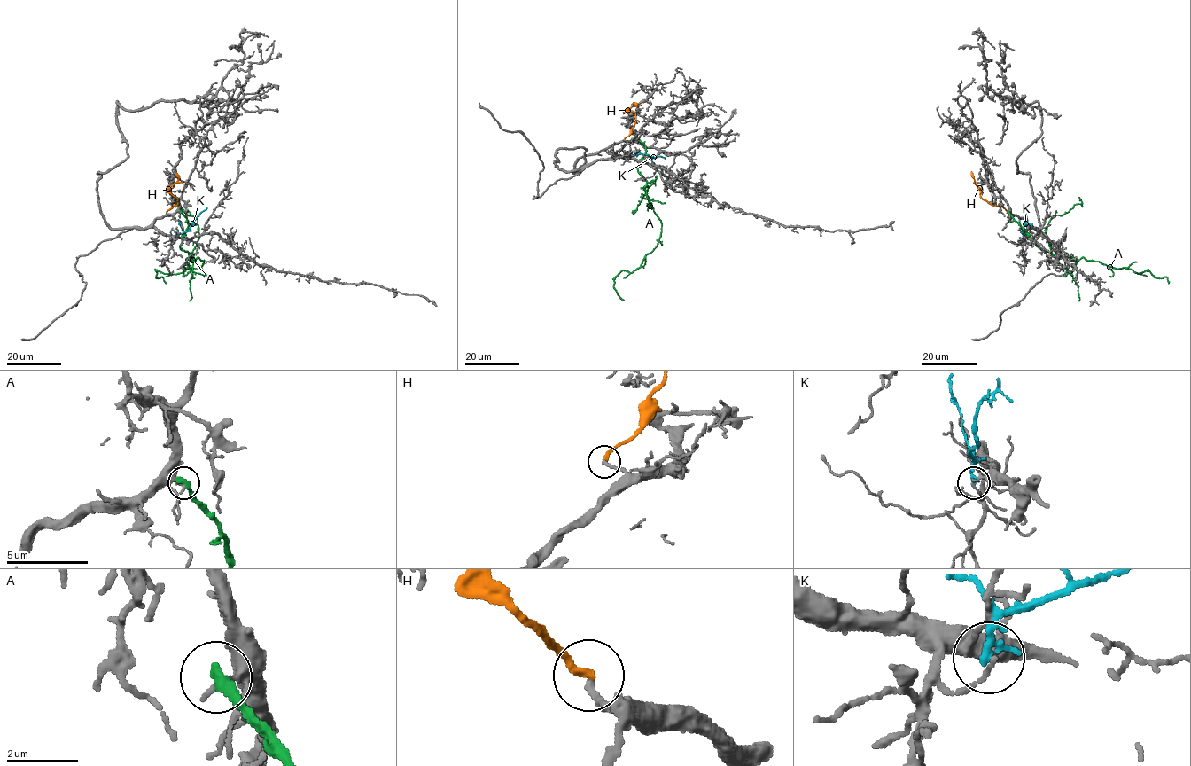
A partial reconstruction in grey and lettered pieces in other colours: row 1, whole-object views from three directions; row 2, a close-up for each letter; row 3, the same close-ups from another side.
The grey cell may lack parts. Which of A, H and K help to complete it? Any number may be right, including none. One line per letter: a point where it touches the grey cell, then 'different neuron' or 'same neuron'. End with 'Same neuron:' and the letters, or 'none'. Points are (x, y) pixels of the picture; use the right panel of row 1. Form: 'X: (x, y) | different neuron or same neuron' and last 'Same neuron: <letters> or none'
A: (1008, 211) | different neuron
H: (1008, 212) | different neuron
K: (1023, 238) | different neuron
Same neuron: none

